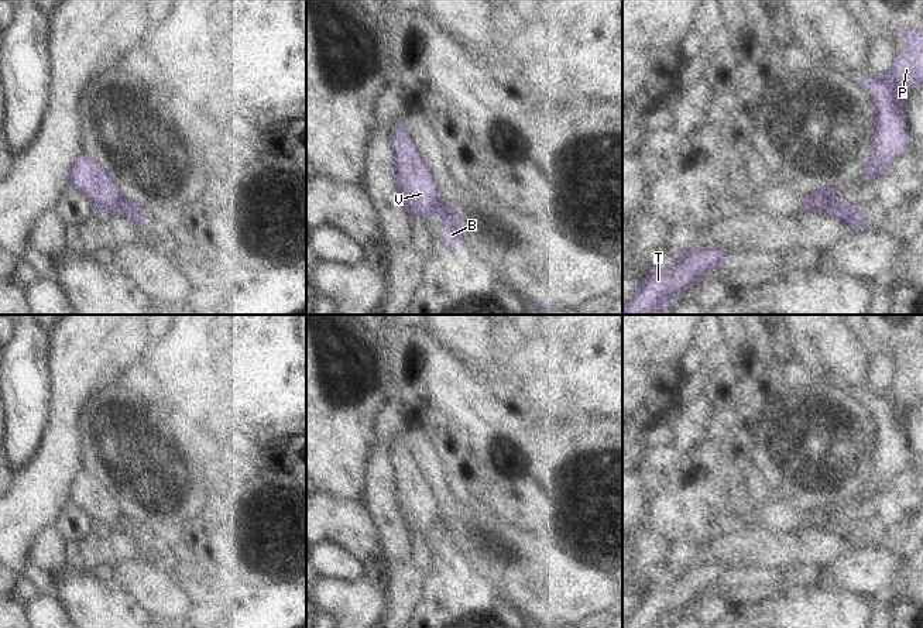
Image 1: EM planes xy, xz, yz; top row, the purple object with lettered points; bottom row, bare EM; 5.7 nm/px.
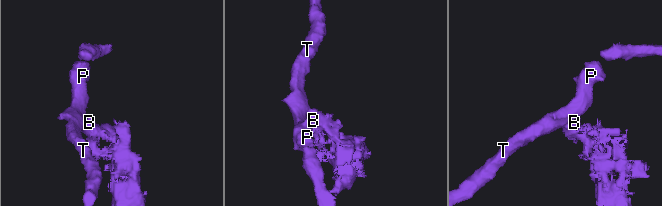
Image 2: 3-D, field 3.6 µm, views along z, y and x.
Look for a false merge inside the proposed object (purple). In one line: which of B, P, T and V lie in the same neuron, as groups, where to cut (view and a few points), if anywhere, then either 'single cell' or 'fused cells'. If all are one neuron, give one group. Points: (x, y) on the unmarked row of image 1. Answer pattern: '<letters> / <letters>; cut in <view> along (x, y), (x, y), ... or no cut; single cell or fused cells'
B / P T V; cut in yz along (836, 511), (830, 517), (827, 527); fused cells

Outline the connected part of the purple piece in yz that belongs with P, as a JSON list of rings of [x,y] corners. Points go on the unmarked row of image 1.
[[[919,343],[898,346],[896,353],[903,354],[905,360],[892,377],[891,385],[881,392],[865,390],[857,392],[876,426],[869,473],[859,494],[862,500],[883,488],[913,457],[903,430],[903,412],[923,401],[923,346]]]

